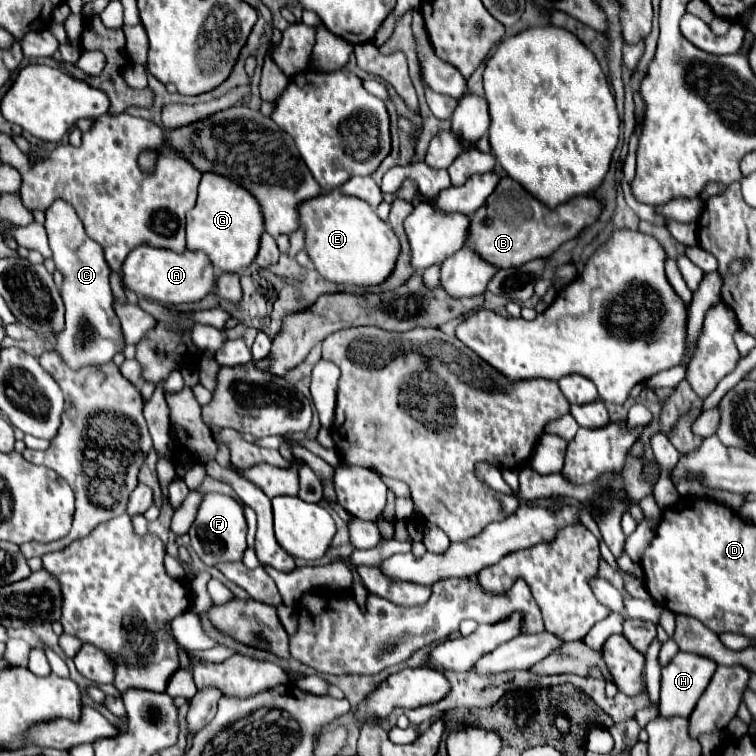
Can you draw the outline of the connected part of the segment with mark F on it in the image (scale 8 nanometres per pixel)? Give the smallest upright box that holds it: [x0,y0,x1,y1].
[190,493,248,565]

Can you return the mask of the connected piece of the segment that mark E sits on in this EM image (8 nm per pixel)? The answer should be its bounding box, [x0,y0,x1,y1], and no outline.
[298,189,400,285]

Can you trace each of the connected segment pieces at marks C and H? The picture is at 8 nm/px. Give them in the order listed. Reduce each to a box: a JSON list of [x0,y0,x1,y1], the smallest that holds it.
[[44,201,126,369],[660,653,716,719]]

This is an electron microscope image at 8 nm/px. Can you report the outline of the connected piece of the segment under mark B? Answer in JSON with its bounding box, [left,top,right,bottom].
[464,177,600,269]

